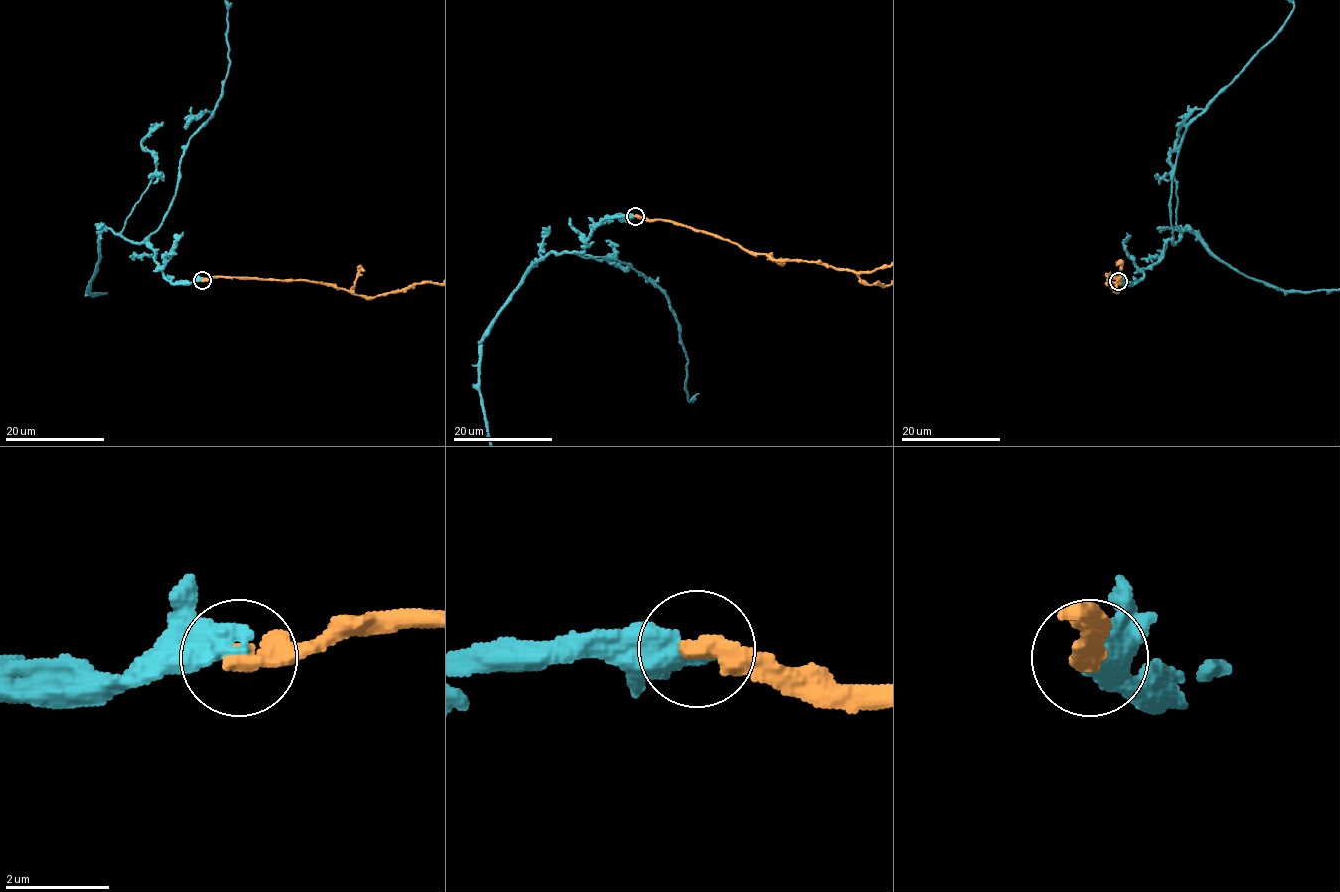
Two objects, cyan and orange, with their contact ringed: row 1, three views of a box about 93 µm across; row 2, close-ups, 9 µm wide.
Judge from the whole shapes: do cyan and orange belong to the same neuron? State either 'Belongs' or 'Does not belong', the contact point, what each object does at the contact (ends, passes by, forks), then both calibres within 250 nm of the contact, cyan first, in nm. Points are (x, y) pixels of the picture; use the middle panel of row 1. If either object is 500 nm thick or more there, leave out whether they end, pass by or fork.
Does not belong. Place: (635, 216). Thickness 500 nm (cyan) against 440 nm

